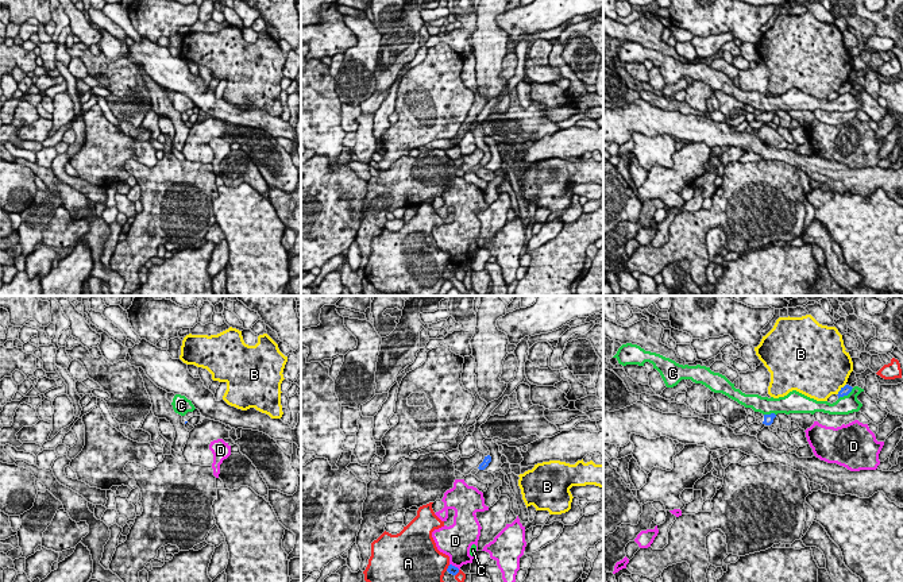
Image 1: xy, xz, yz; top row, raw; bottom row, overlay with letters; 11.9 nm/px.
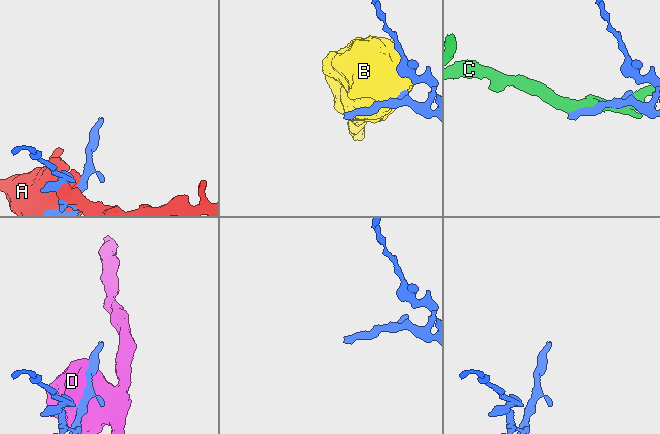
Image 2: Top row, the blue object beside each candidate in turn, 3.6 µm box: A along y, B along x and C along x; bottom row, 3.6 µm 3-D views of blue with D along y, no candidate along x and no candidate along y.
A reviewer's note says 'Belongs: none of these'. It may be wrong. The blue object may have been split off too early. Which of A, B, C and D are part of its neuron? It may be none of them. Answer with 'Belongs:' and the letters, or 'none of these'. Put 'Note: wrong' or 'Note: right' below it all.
Belongs: none of these
Note: right

